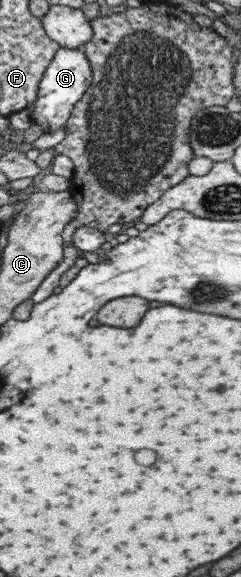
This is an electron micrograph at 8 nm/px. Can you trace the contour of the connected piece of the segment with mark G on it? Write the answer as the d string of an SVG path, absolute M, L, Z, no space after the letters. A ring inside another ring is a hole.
M57 49L51 61L43 70L38 83L36 100L28 109L30 121L37 125L43 134L62 129L70 116L73 106L84 95L90 81L91 68L81 49Z

